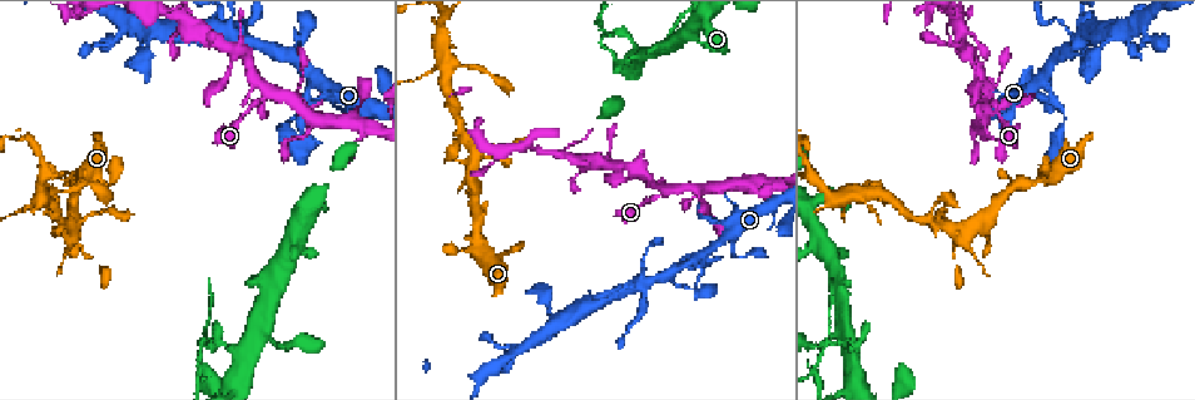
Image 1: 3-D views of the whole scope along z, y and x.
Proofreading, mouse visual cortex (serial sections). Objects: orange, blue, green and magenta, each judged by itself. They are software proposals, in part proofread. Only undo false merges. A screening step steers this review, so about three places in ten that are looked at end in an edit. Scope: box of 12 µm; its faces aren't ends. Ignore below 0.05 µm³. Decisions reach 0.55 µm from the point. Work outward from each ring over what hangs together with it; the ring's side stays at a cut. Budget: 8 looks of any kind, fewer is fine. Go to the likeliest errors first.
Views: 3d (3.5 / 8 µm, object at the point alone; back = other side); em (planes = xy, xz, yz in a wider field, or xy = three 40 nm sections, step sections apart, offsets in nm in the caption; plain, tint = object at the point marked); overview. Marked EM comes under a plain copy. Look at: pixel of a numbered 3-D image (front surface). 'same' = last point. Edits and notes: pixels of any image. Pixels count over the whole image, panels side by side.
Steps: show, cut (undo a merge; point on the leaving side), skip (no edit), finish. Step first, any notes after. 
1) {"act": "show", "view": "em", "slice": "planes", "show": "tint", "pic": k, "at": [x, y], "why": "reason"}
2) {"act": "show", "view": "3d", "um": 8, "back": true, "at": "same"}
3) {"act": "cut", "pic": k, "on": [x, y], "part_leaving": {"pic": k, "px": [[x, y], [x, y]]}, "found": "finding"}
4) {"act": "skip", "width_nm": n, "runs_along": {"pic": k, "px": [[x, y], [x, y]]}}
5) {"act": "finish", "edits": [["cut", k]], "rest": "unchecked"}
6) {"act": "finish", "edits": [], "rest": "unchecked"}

{"act": "show", "view": "3d", "um": 8, "pic": 1, "at": [664, 195]}

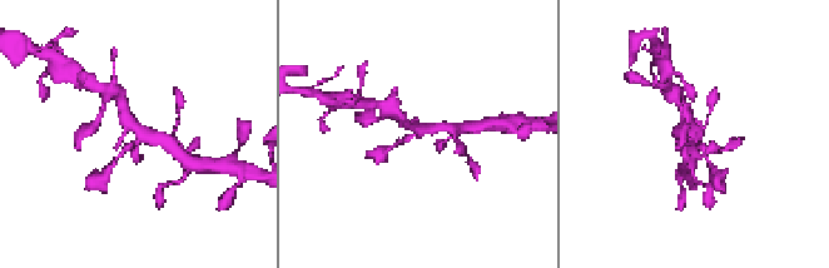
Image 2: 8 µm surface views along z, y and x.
{"act": "show", "view": "3d", "um": 3.5, "back": true, "pic": 2, "at": [420, 133], "why": "closer look"}

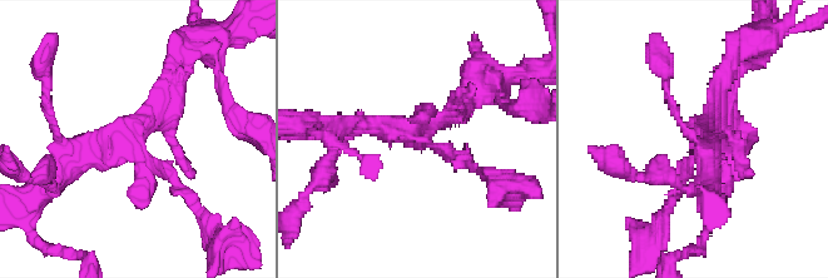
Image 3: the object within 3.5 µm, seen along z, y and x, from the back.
{"act": "show", "view": "em", "slice": "xy", "step": 5, "show": "tint", "pic": 3, "at": [135, 143], "why": "need the tissue"}

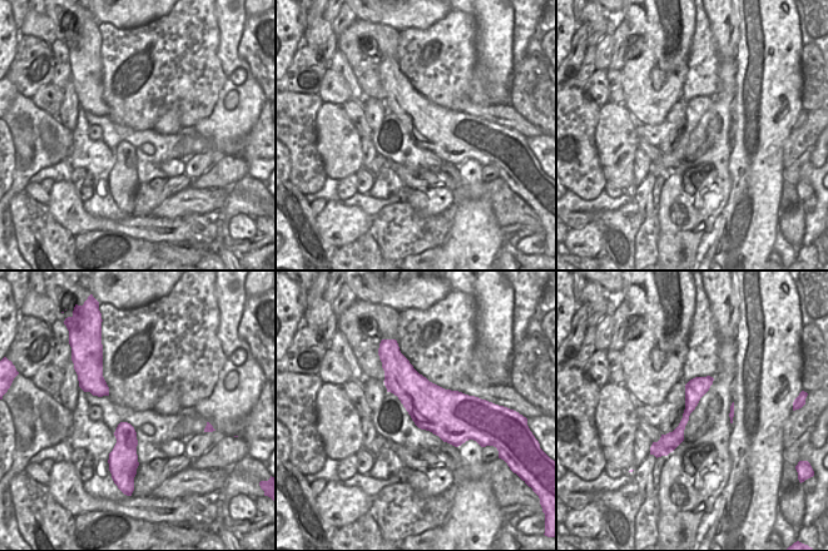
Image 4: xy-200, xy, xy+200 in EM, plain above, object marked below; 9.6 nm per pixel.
{"act": "skip", "runs_along": {"pic": 4, "px": [[709, 380], [665, 450]]}, "found": "all the same cell"}

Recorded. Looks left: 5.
{"act": "show", "view": "3d", "um": 3.5, "pic": 1, "at": [617, 60], "why": "abrupt turn"}

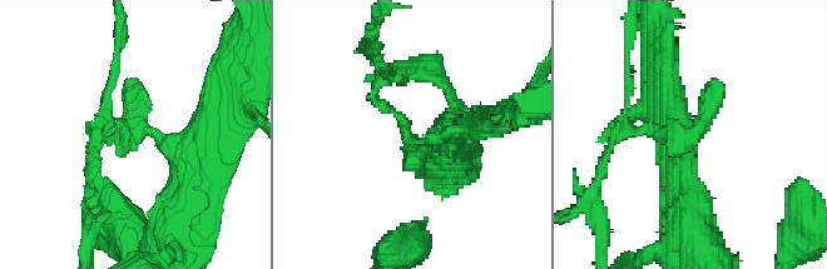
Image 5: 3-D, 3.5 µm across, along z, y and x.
{"act": "cut", "pic": 5, "on": [109, 123], "part_leaving": {"pic": 5, "px": [[125, 140], [92, 129], [92, 172]]}, "found": "a second cell is stuck on"}

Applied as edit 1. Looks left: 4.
{"act": "show", "view": "overview"}

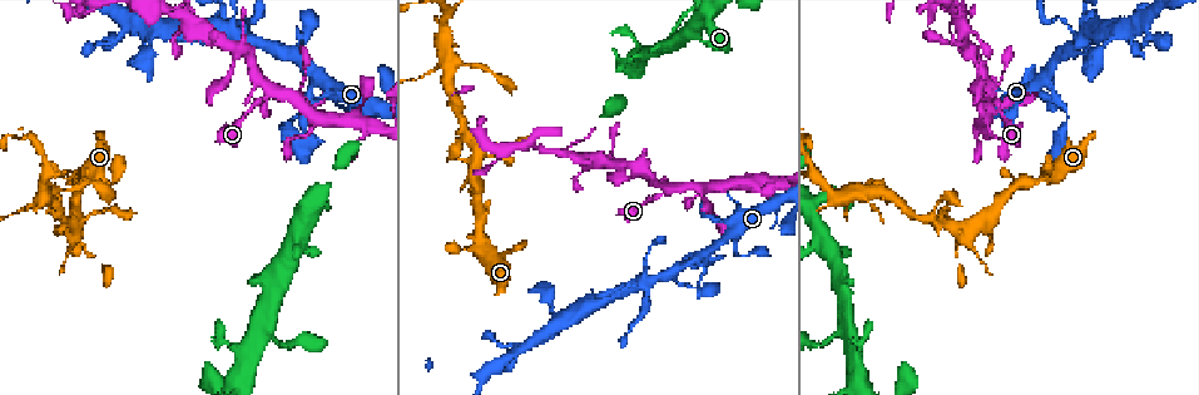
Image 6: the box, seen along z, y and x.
{"act": "show", "view": "3d", "um": 8, "pic": 6, "at": [467, 129], "why": "abrupt turn"}

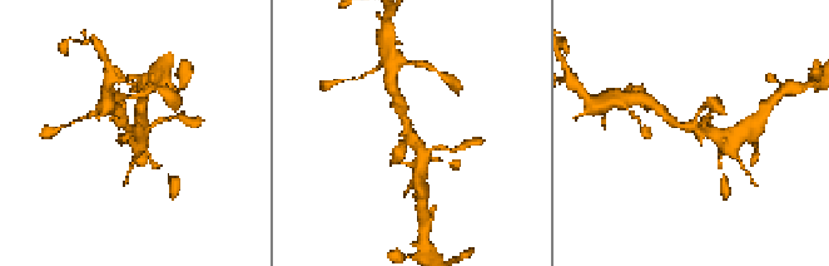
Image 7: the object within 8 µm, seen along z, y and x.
{"act": "show", "view": "em", "slice": "xy", "step": 2, "show": "tint", "pic": 7, "at": [692, 126], "why": "shape alone is not enough"}

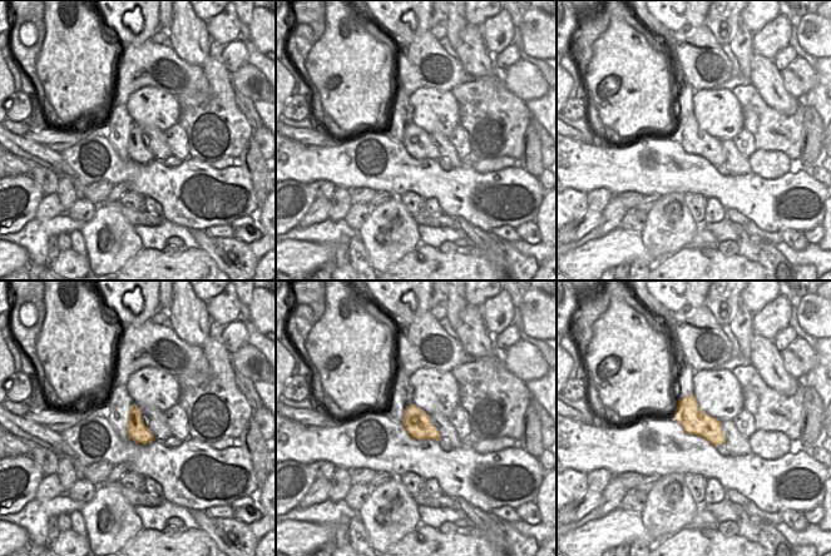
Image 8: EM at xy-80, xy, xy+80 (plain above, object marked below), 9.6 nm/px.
{"act": "skip", "runs_along": {"pic": 7, "px": [[720, 137], [678, 126], [664, 112]]}, "found": "all the same cell"}

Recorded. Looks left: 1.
{"act": "finish", "edits": [["cut", 5]], "rest": "unchecked"}

